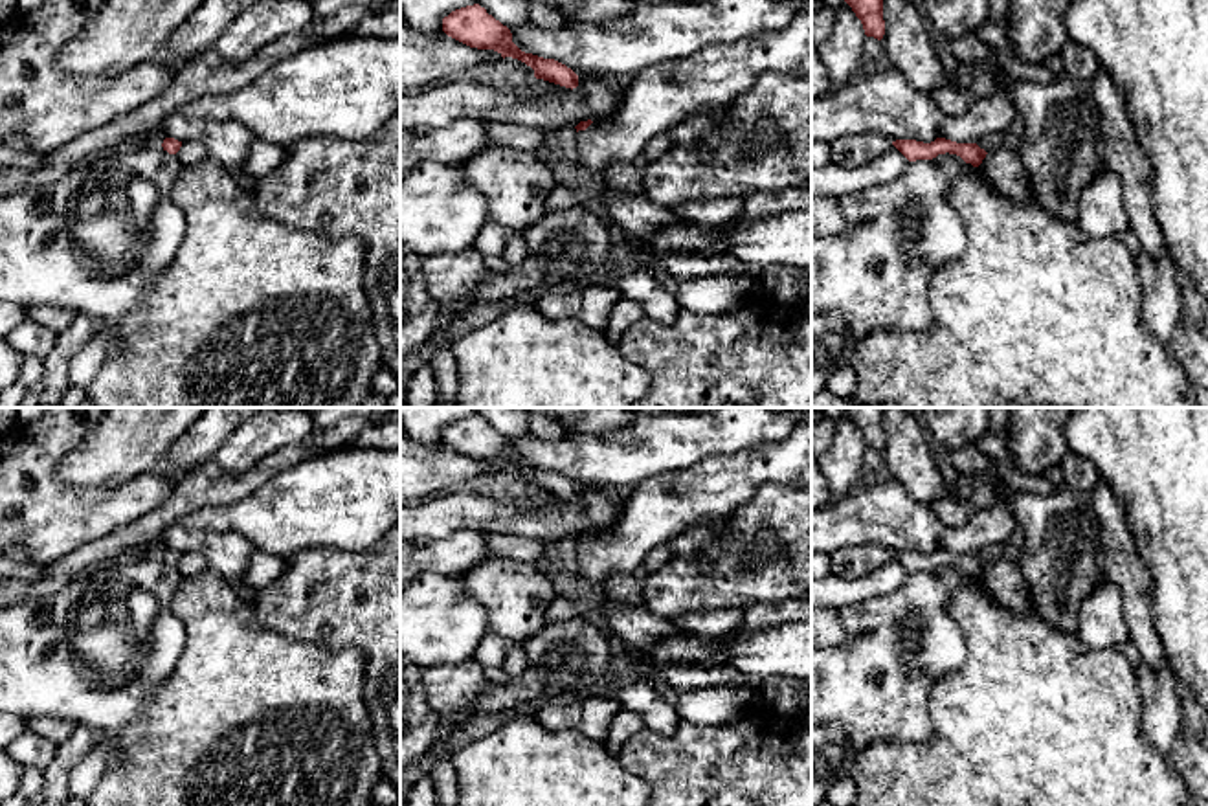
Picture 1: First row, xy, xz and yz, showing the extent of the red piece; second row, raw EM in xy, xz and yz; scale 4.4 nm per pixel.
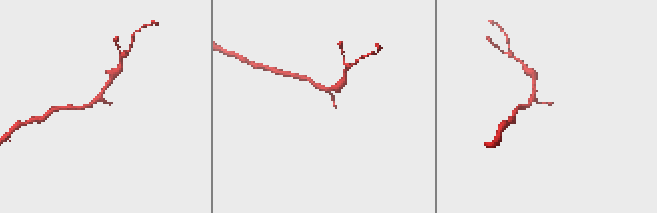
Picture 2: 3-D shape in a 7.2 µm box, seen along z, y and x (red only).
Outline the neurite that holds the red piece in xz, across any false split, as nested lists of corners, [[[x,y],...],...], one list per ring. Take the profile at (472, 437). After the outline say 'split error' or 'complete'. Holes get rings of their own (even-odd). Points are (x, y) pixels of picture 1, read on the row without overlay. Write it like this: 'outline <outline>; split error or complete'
outline [[[479,415],[455,420],[444,428],[442,442],[470,459],[494,461],[503,470],[512,468],[525,474],[534,481],[536,490],[543,490],[571,501],[578,498],[578,487],[565,476],[521,463],[512,453],[510,441],[488,426]]]; complete

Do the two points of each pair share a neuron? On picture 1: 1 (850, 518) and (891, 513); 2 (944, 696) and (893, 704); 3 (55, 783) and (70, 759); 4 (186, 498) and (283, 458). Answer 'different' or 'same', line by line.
1: same
2: different
3: same
4: same

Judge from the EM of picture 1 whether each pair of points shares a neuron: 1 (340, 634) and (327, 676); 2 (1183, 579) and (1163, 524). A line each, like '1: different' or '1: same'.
1: different
2: same

